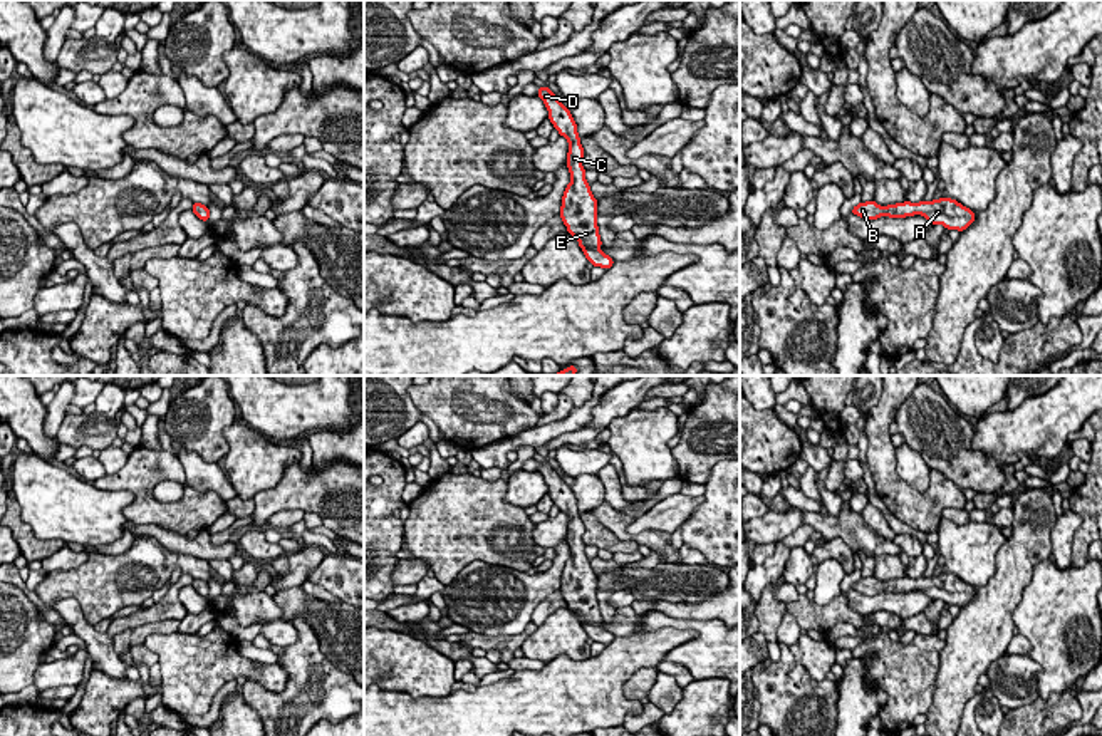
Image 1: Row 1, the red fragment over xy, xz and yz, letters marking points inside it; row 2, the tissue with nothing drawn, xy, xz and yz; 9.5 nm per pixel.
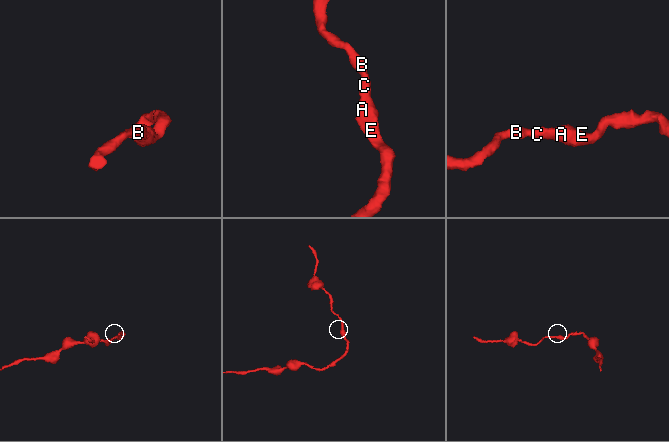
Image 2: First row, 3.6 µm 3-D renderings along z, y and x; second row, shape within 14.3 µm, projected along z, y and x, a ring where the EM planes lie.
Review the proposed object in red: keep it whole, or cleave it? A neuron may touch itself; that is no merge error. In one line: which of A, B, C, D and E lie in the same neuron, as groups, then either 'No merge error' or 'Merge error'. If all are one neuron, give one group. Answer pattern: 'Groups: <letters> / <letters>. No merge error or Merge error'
Groups: A B C D E. No merge error

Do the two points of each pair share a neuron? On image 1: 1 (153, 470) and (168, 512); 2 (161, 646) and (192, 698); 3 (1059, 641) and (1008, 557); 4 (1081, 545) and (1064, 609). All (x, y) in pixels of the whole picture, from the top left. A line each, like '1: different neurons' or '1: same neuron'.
1: same neuron
2: same neuron
3: different neurons
4: different neurons

